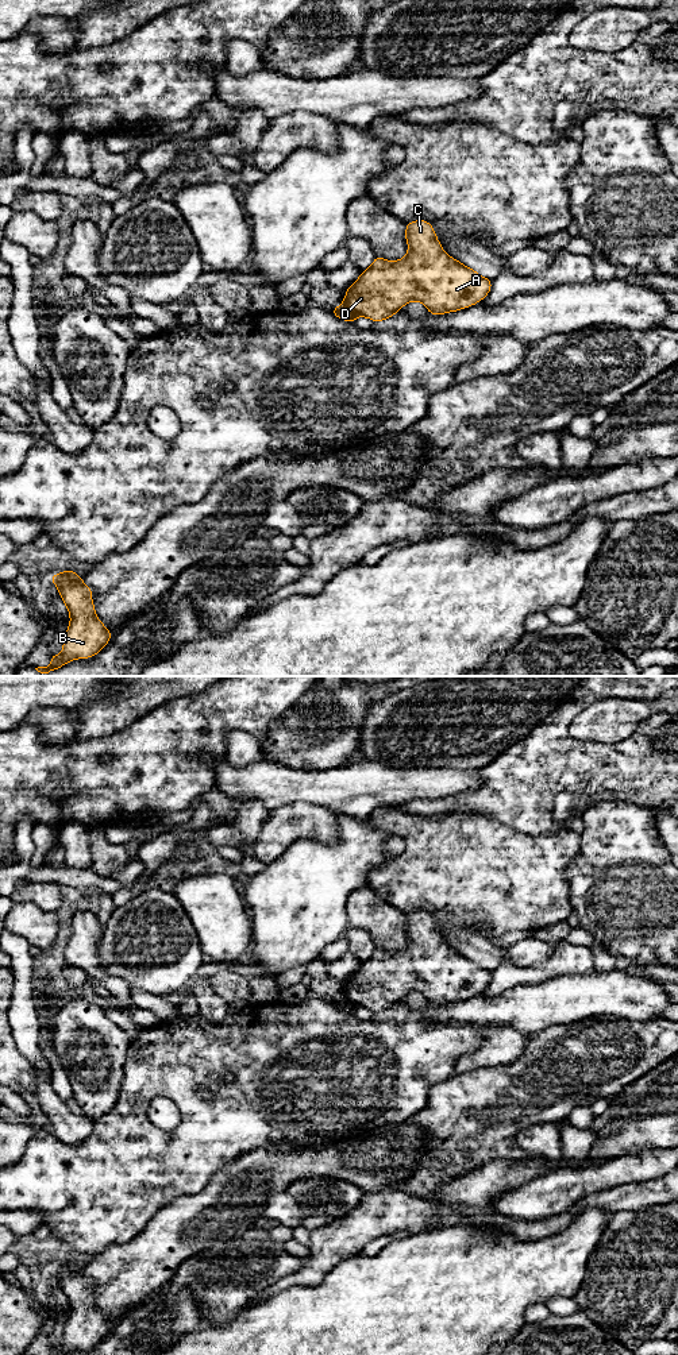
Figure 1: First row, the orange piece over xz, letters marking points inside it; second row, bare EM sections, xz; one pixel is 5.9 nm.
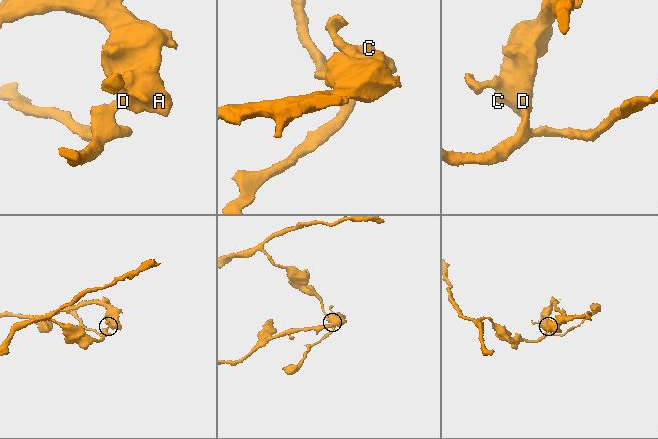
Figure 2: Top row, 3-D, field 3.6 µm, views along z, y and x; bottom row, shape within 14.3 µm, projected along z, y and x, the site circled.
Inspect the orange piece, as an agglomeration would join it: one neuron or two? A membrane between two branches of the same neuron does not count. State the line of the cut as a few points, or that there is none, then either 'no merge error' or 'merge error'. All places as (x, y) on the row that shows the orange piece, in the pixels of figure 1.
cut xz (342, 304), (357, 316); merge error

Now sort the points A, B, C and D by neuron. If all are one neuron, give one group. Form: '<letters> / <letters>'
A C D / B

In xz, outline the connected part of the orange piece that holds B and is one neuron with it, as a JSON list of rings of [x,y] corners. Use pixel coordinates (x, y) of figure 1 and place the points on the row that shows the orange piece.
[[[68,570],[54,574],[50,580],[68,607],[70,624],[65,633],[62,653],[51,653],[49,667],[35,668],[41,673],[55,671],[76,659],[93,657],[112,637],[112,632],[96,615],[93,591],[81,580],[81,574],[76,575],[73,570]]]

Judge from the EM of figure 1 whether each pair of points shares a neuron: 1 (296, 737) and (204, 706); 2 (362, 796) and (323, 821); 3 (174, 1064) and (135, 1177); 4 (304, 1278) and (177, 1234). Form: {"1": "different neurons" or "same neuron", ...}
{"1": "different neurons", "2": "different neurons", "3": "same neuron", "4": "different neurons"}

